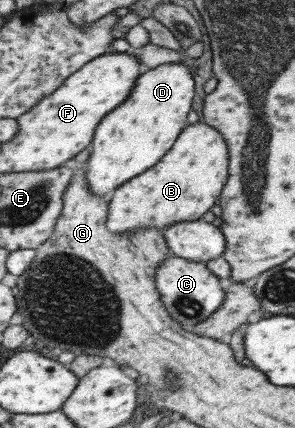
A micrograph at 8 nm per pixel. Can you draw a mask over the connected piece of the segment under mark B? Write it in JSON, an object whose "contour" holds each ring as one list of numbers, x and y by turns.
{"contour":[[204,122,186,123,170,155,137,177,122,183,110,196,109,227,114,232,130,232,152,226,162,230,174,222,201,219,226,183,228,150,220,132]]}

